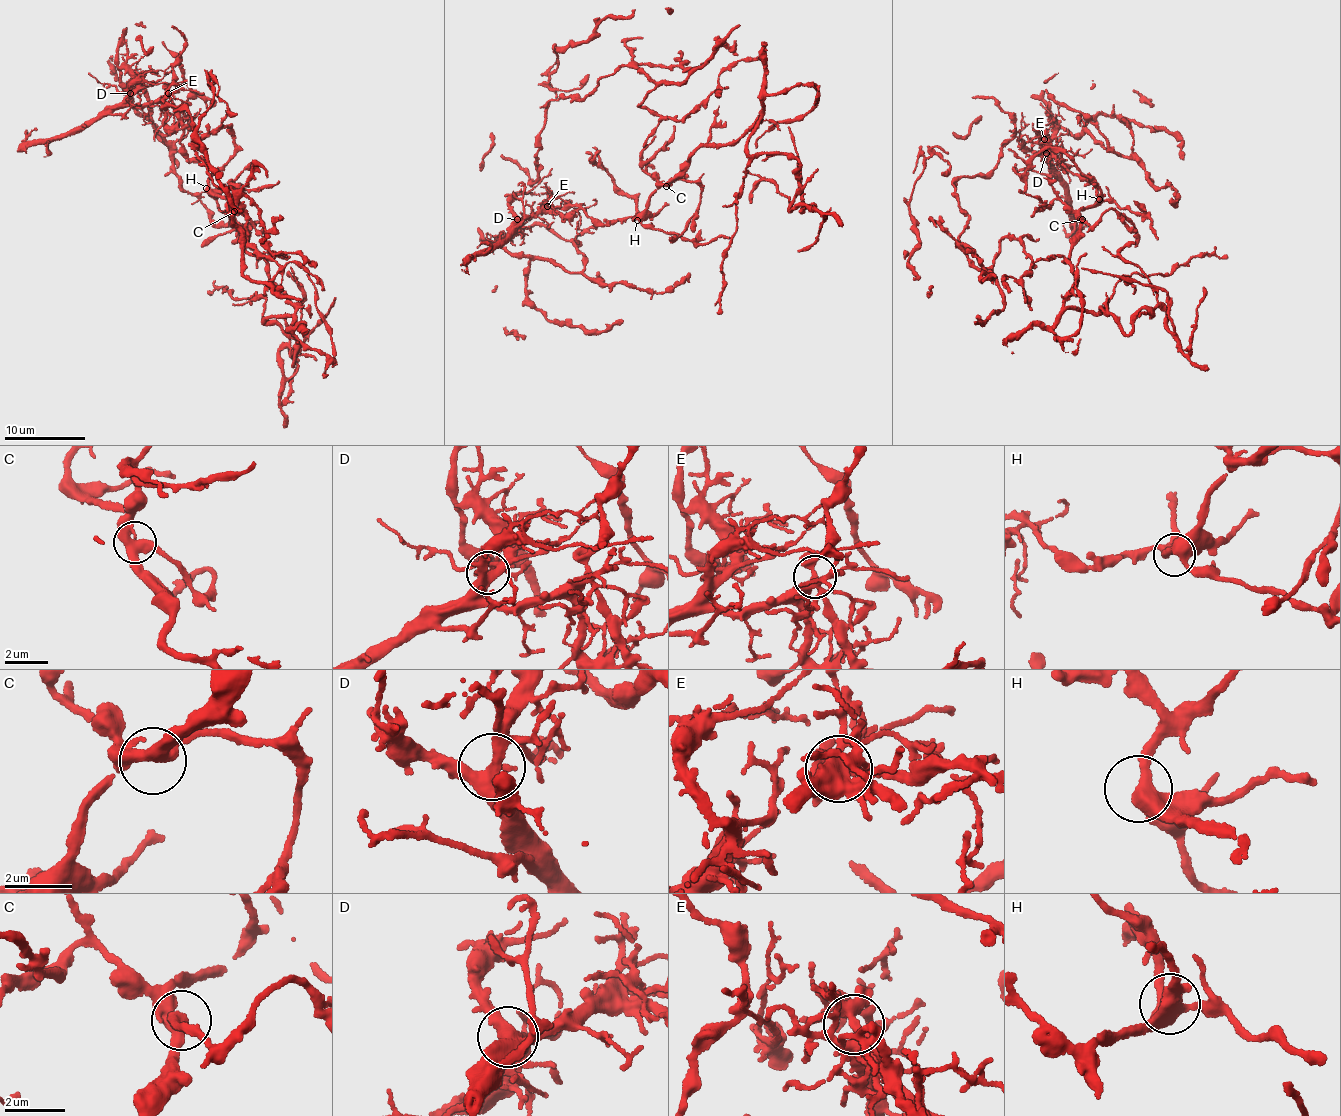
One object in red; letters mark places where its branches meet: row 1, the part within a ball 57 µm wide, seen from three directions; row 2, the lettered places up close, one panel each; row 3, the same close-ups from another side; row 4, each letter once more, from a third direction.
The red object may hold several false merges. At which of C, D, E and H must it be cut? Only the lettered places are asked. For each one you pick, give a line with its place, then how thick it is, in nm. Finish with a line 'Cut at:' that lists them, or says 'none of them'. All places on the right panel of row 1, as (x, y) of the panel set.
E: Place: (1044, 139). Thickness 340 nm
Cut at: E

